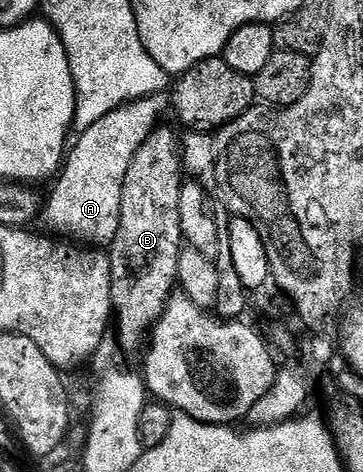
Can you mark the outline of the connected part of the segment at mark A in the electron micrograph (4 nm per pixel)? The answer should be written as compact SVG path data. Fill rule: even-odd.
M167 93L145 96L143 99L133 100L122 104L114 111L110 111L100 118L99 122L83 129L79 133L79 140L69 149L63 168L55 181L56 186L44 204L43 219L61 237L98 248L113 245L116 234L119 233L120 216L123 208L123 180L128 174L128 168L135 158L137 150L154 133L161 123L160 118L169 111L172 100Z

